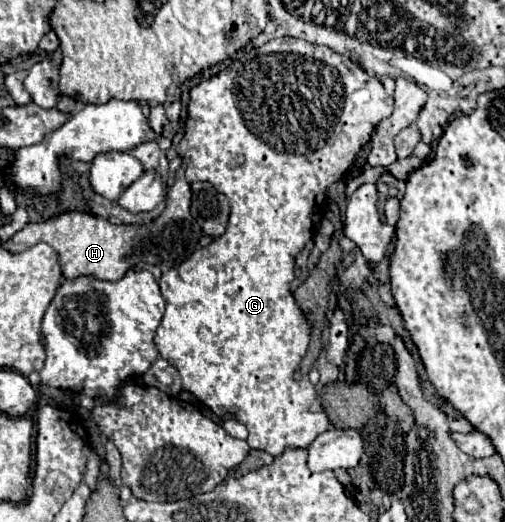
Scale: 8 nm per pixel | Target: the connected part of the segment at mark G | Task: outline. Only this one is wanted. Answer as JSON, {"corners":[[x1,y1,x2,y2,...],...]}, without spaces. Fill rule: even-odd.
{"corners":[[293,37,271,39,263,47,255,49,251,53,243,53,243,57,235,59,227,69,223,69,215,77,211,77,211,79,207,79,207,81,203,81,191,89,189,121,187,121,185,135,177,147,179,155,183,159,187,159,187,163,189,163,185,177,189,183,209,181,219,193,223,193,229,199,231,215,229,215,227,231,221,237,215,237,209,247,195,251,185,263,169,269,159,279,161,295,165,299,166,307,163,321,161,321,157,335,155,335,155,345,157,345,159,355,163,359,167,359,179,371,181,381,183,381,183,389,187,389,199,401,203,401,217,417,237,419,237,421,247,425,247,429,249,429,247,443,251,449,261,449,261,451,267,451,273,457,277,457,283,451,287,451,287,447,307,449,319,433,329,429,329,419,323,411,319,411,319,413,309,411,311,403,317,397,315,387,309,381,295,381,293,379,293,375,295,375,295,371,297,371,297,367,299,367,299,363,307,351,307,345,309,345,309,323,305,321,303,313,297,309,297,303,289,291,289,285,295,277,297,253,313,237,313,231,317,231,315,225,320,223,320,219,325,214,325,191,327,191,327,187,331,183,339,181,347,173,353,159,357,157,357,153,363,149,363,145,369,143,371,133,375,131,377,123,381,119,389,117,391,113,393,113,393,99,385,93,385,87,381,85,381,81,377,77,367,75,357,63,353,63,351,59,331,51,329,47,311,45,303,39,293,39]]}

